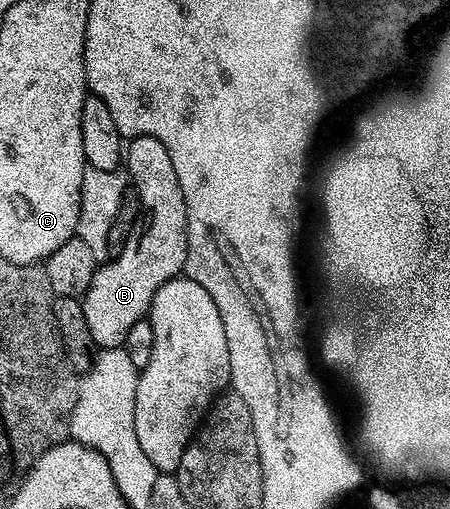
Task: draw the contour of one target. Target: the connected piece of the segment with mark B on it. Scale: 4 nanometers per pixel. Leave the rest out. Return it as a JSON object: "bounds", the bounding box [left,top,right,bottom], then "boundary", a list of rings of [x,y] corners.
{"bounds":[81,135,187,348],"boundary":[[[134,135],[128,140],[127,150],[123,155],[123,163],[131,176],[132,186],[141,200],[139,222],[129,235],[127,245],[118,255],[98,266],[91,277],[91,285],[86,289],[81,304],[83,317],[87,317],[87,329],[91,329],[91,337],[98,348],[122,346],[127,337],[127,329],[135,325],[135,321],[146,318],[149,306],[159,288],[167,281],[178,278],[185,270],[187,261],[187,205],[183,201],[183,189],[179,189],[179,177],[175,177],[175,165],[171,165],[171,153],[163,149],[163,141],[155,141],[150,135]]]}

